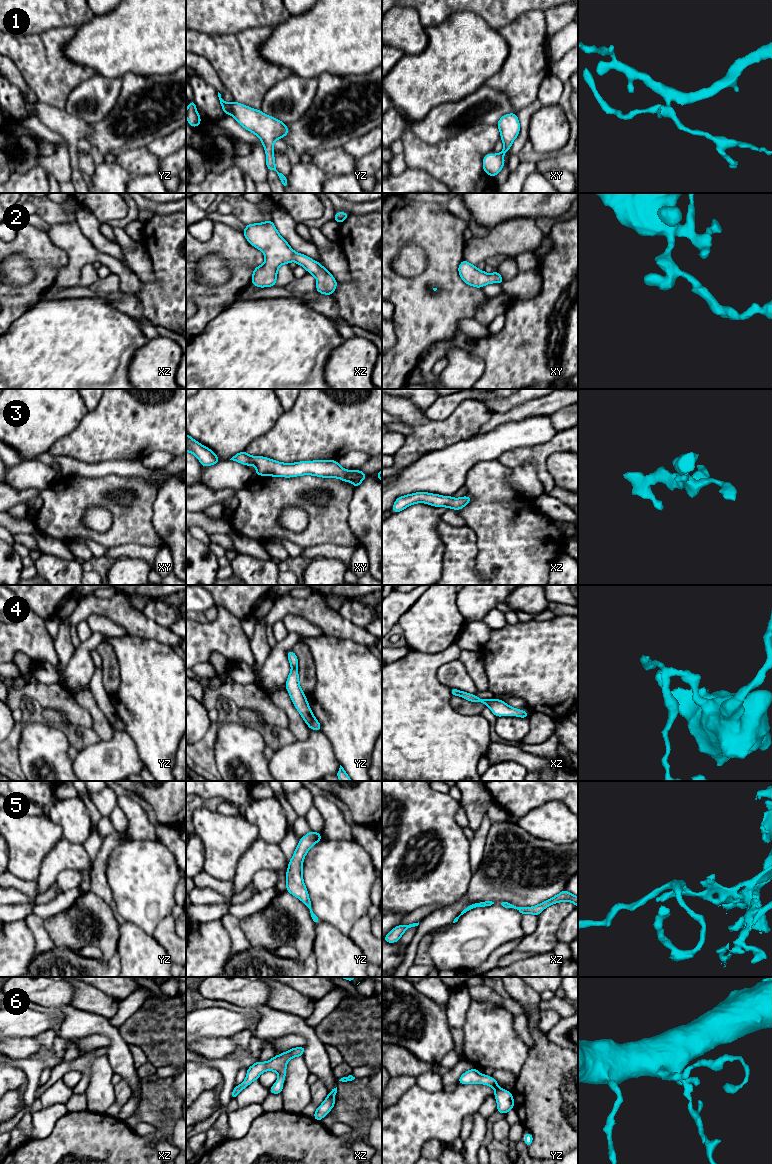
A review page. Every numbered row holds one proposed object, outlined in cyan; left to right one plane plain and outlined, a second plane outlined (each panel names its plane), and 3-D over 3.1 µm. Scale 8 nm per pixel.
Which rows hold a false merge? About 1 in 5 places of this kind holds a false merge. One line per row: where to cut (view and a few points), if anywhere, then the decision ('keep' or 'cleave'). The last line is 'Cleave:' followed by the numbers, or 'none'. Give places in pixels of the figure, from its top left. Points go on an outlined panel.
1: no cut; keep
2: no cut; keep
3: no cut; keep
4: cut in yz along (292, 666), (296, 668); cleave
5: no cut; keep
6: no cut; keep
Cleave: 4

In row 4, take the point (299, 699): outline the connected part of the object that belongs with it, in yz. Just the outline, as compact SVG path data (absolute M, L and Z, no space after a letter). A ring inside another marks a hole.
M291 668L285 687L291 697L291 700L298 710L308 727L312 730L321 731L321 724L315 718L311 708L307 702L306 695L303 693L300 683L297 668Z

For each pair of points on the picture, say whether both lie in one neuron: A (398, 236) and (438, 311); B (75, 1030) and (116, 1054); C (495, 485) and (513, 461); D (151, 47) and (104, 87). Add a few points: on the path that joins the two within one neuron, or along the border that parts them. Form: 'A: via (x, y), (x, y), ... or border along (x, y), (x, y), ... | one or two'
A: via (422, 239), (442, 259), (443, 287) | one
B: via (89, 1028), (105, 1028), (116, 1040) | one
C: border along (496, 460), (510, 469) | two
D: border along (97, 73), (121, 79) | two

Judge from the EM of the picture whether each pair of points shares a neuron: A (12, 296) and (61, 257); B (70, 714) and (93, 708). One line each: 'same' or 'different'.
A: same
B: different

